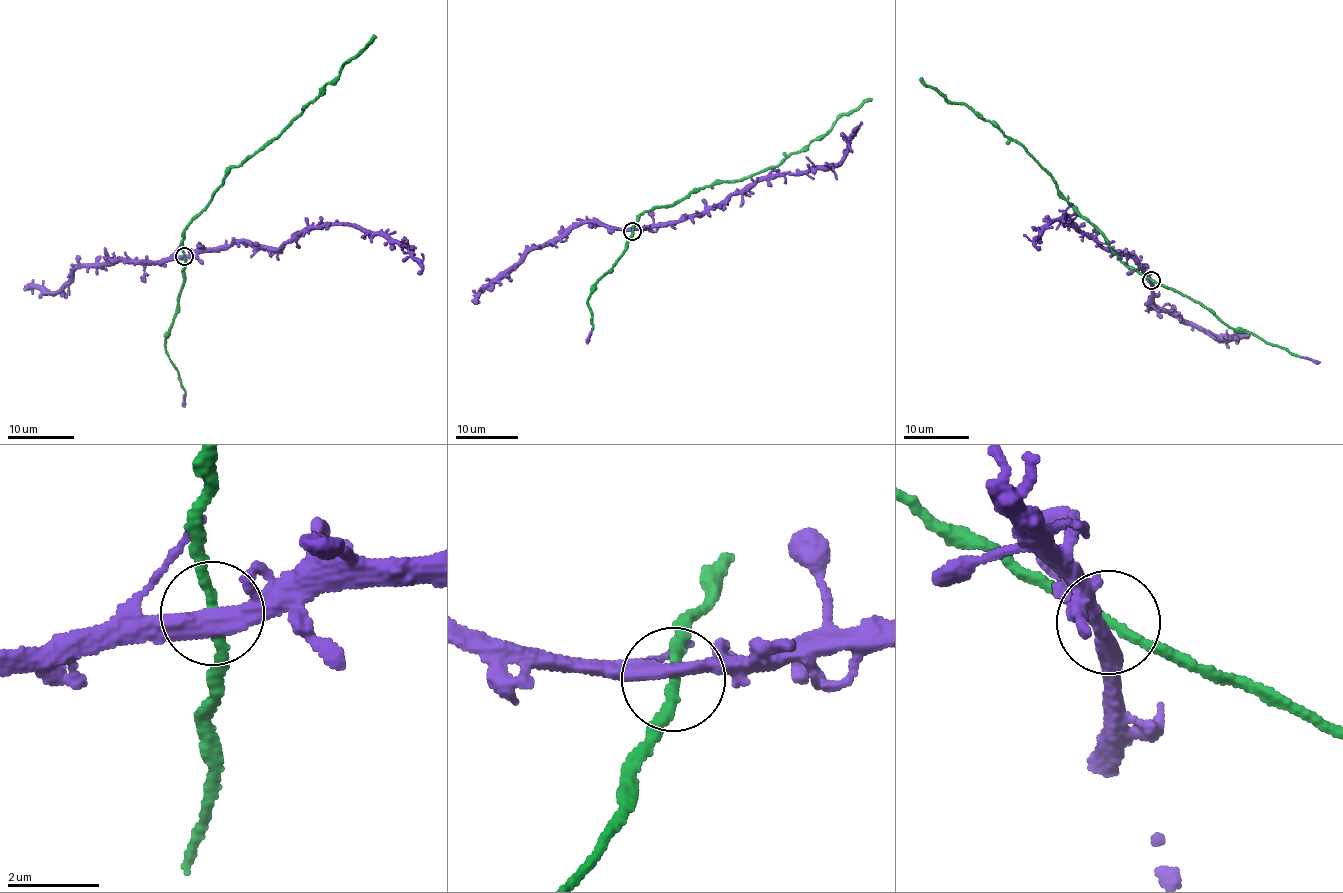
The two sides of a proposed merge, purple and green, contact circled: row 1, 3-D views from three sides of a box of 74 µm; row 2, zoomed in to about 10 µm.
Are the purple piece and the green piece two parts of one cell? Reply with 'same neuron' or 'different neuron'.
same neuron

